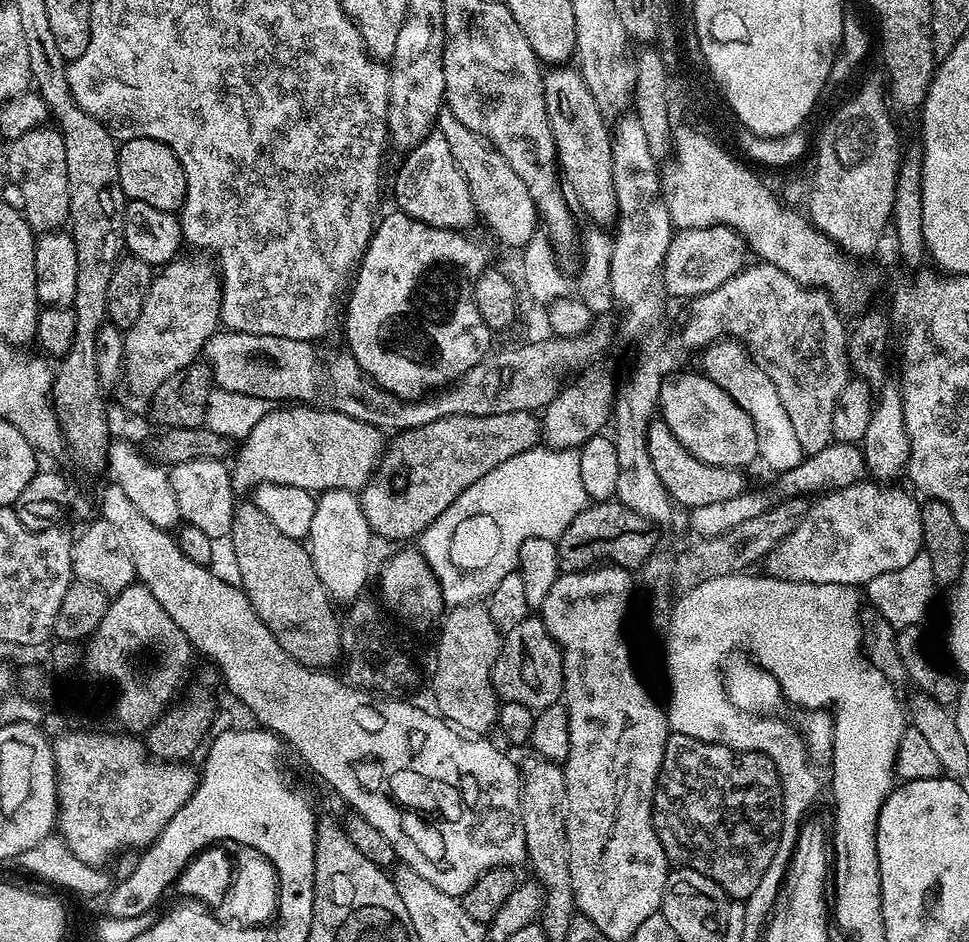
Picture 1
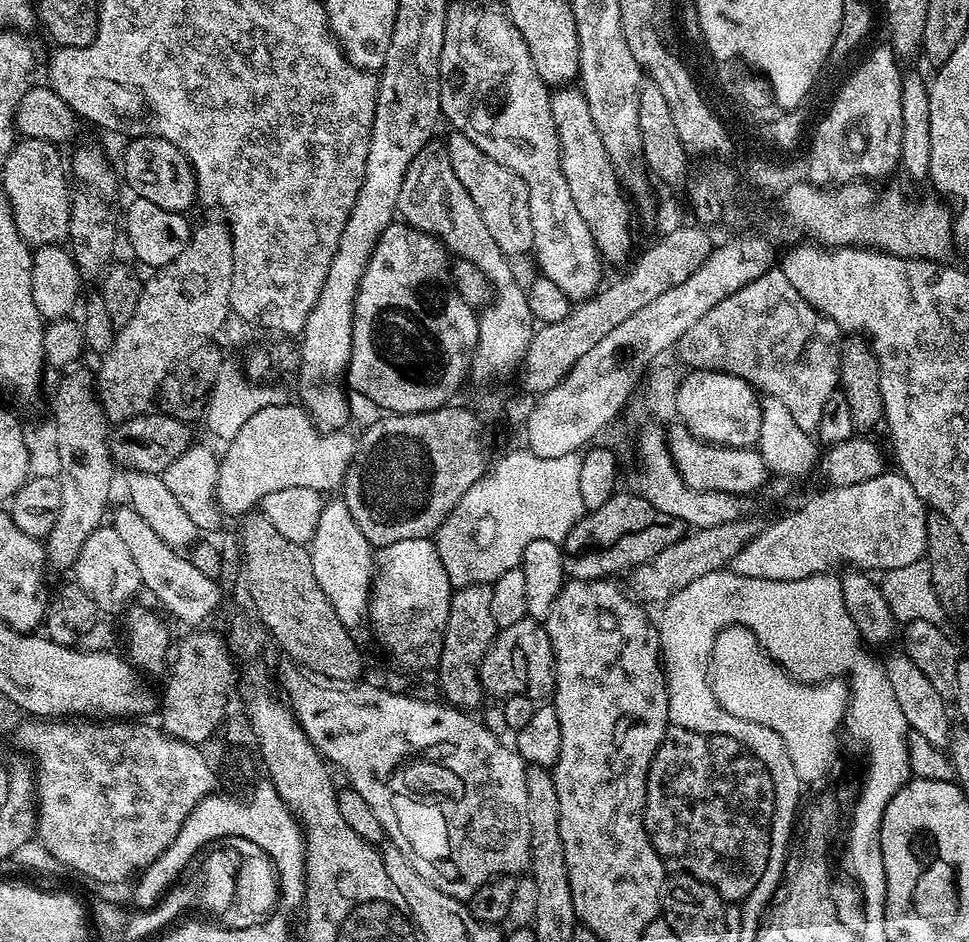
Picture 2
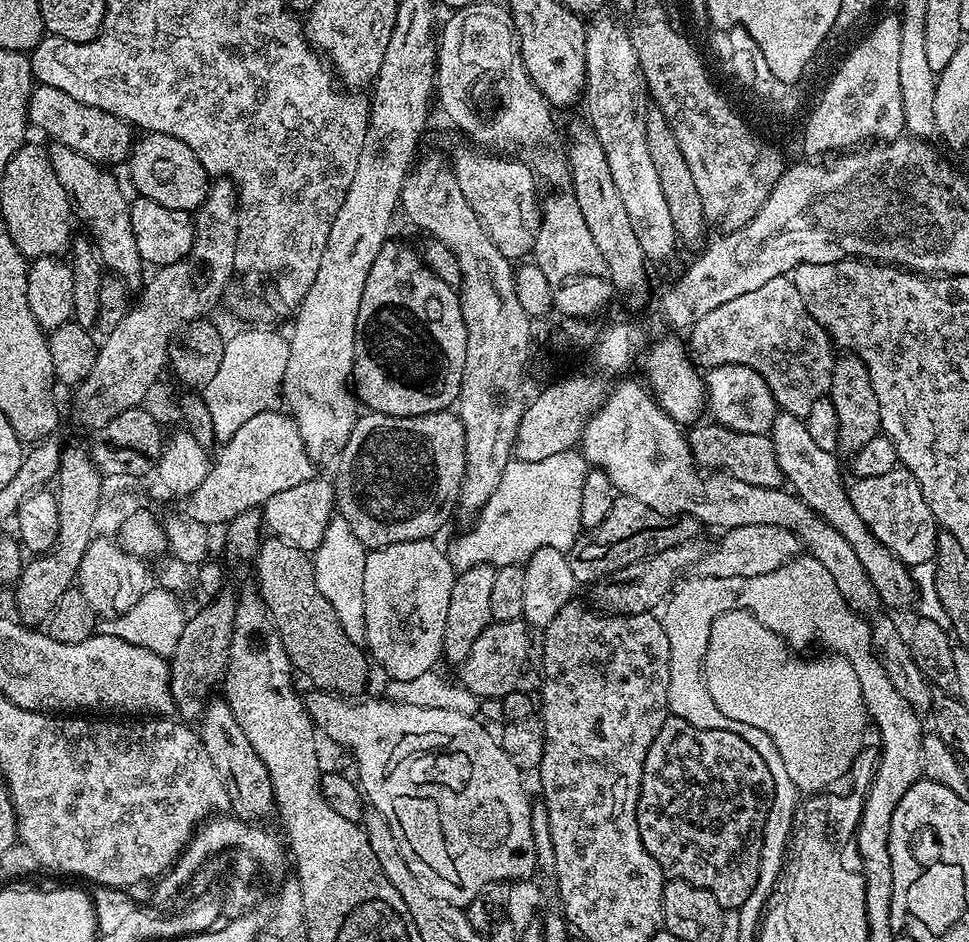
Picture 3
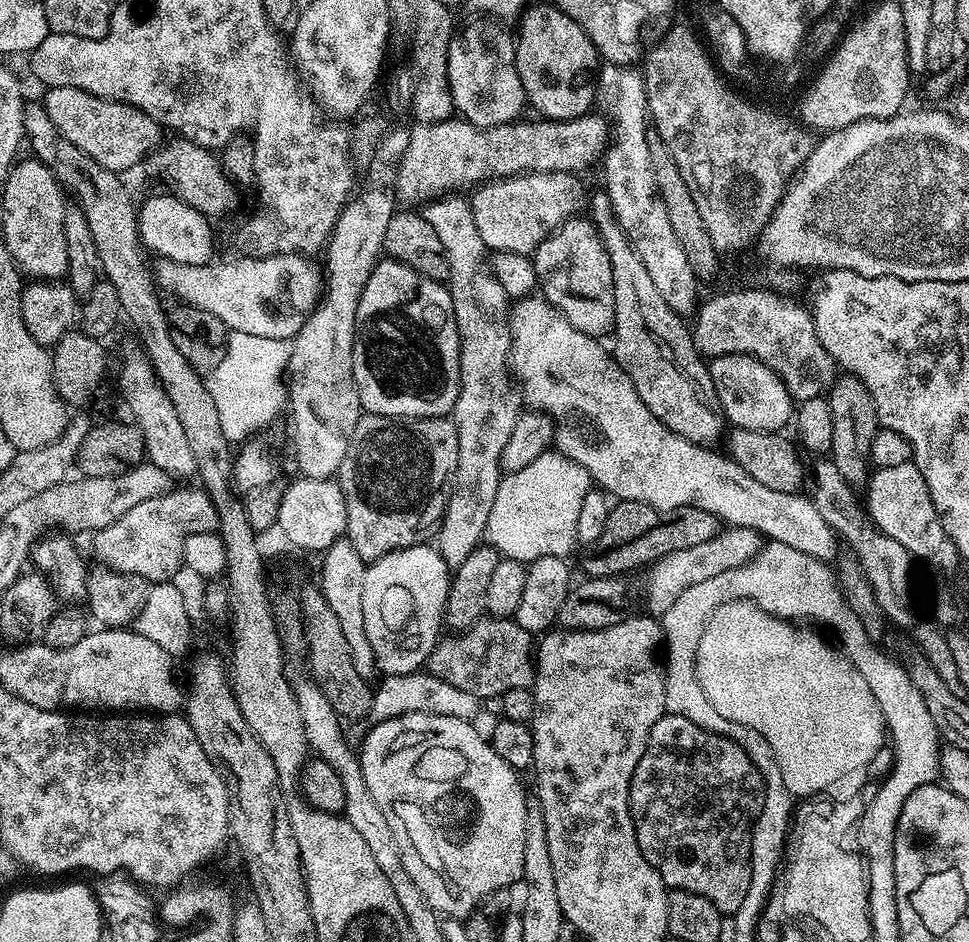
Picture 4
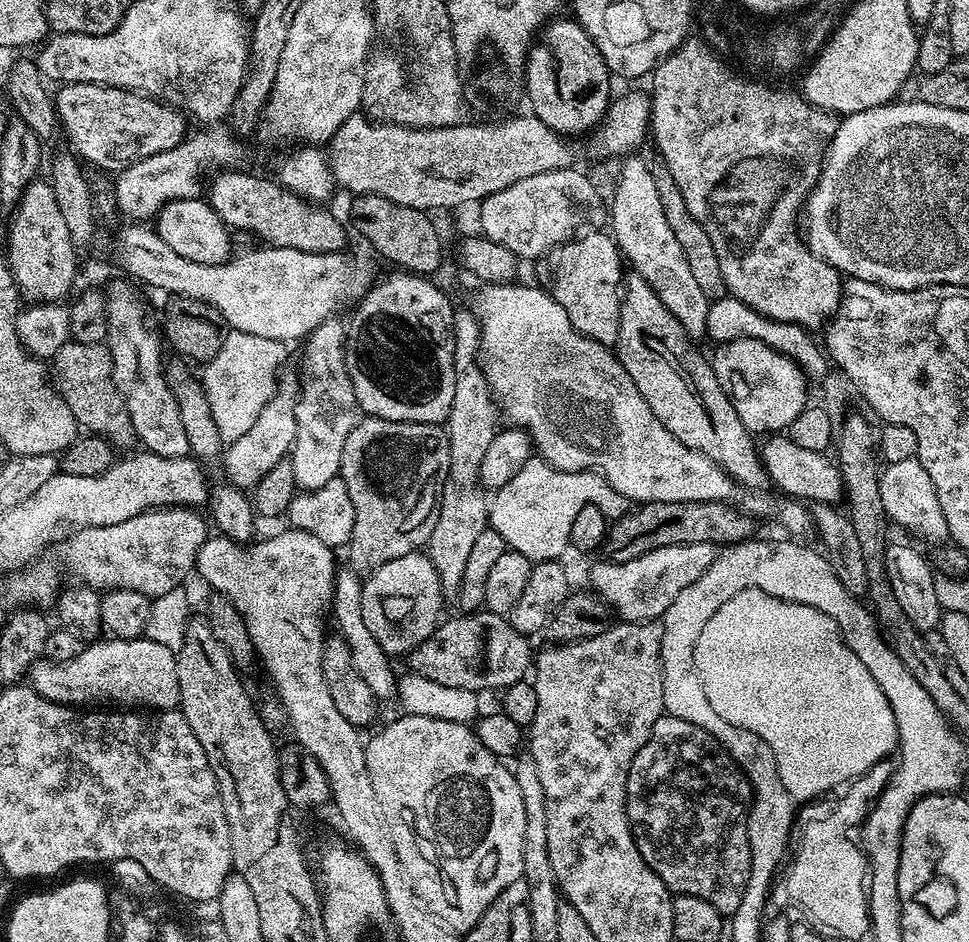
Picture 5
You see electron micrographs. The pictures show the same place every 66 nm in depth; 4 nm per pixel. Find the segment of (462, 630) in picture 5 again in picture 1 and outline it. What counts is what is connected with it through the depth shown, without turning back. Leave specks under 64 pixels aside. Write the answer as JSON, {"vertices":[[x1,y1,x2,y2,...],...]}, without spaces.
{"vertices":[[529,618,518,622,518,626,514,626,514,630,501,639,500,652,496,655,492,667,492,685,501,701,518,702,533,710,549,708,551,704,561,703,564,695,564,656,559,646,550,638,543,620]]}

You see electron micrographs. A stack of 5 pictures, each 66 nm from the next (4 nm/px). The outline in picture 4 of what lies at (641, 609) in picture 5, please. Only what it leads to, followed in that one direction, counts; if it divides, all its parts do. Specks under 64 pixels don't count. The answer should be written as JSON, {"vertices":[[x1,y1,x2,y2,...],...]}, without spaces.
{"vertices":[[725,527,719,535,710,538,710,542,701,542,698,546,690,546,690,550,674,550,651,565,648,585,642,592,642,600,648,603,647,611,653,617,663,617,685,594,691,593,698,582,710,582,710,578,718,578,718,574,726,574,726,570,740,568,748,564,760,553,766,543,765,537,752,528]]}

